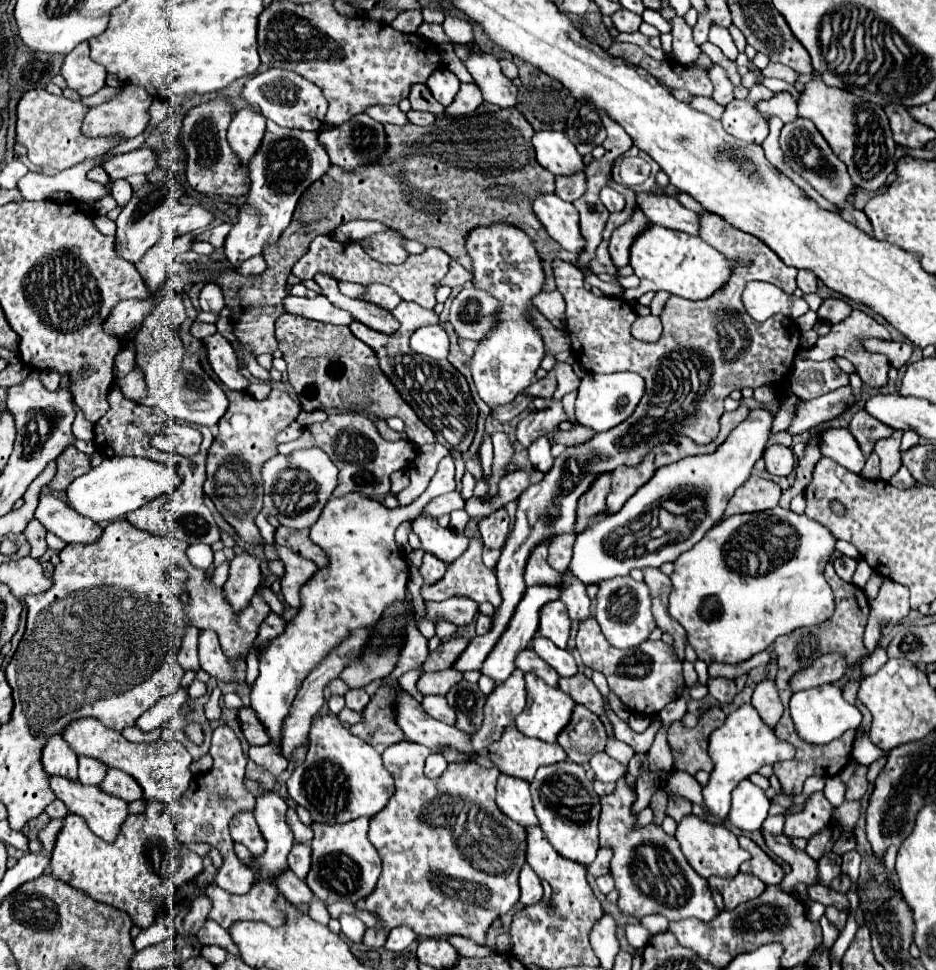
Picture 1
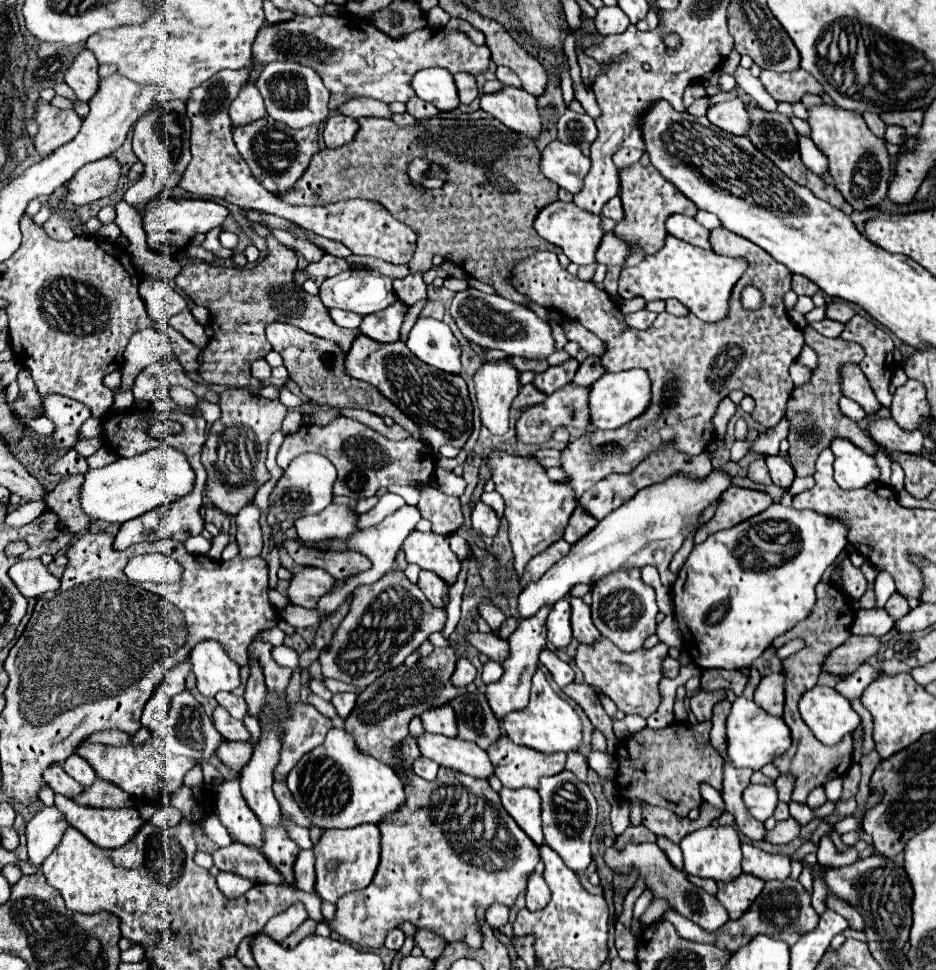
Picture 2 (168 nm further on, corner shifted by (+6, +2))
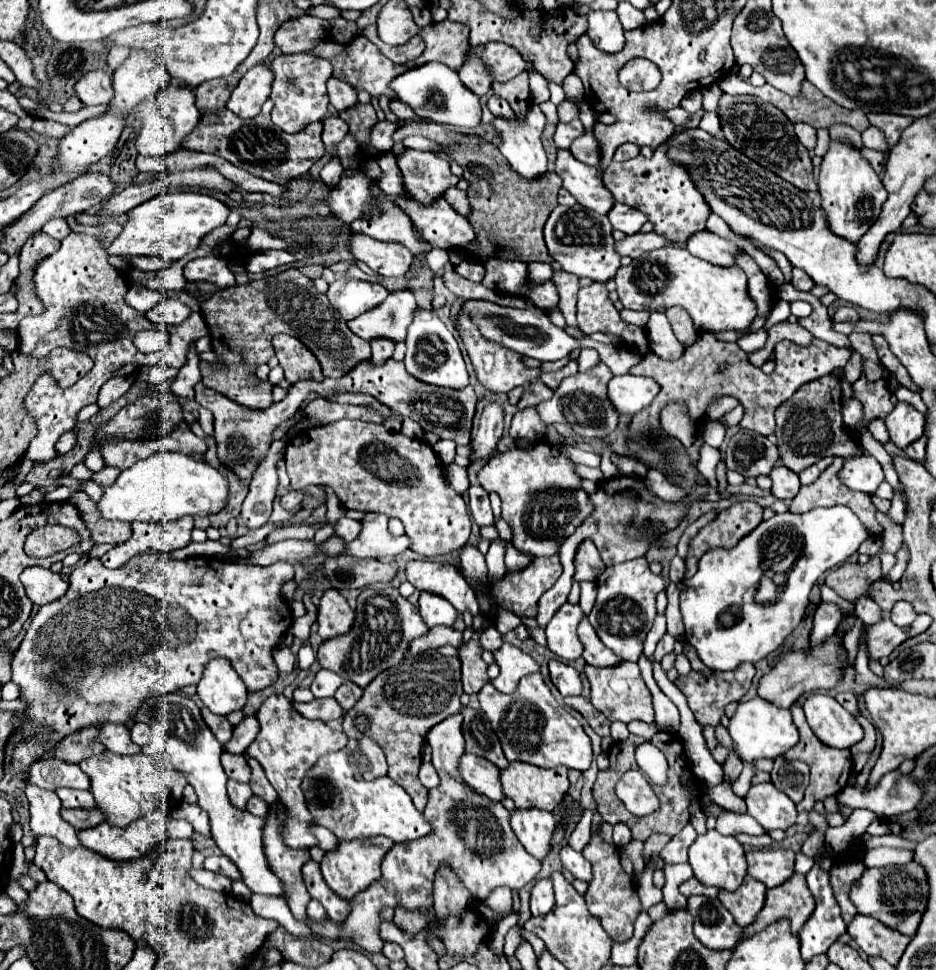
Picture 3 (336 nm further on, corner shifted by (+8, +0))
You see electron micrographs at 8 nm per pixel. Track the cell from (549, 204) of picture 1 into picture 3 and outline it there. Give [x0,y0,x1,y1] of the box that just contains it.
[544,204,620,282]

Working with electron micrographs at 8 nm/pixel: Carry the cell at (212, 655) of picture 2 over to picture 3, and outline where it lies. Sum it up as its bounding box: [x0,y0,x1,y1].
[198,658,248,716]

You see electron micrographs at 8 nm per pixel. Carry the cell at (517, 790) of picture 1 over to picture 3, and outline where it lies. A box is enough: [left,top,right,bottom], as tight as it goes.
[510,810,556,862]

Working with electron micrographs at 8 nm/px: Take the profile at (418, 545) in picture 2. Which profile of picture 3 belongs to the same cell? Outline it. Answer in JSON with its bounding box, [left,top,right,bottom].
[406,562,480,616]

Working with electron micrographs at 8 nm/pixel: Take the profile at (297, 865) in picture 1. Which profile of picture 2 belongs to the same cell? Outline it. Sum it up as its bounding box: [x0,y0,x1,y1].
[294,850,314,892]

